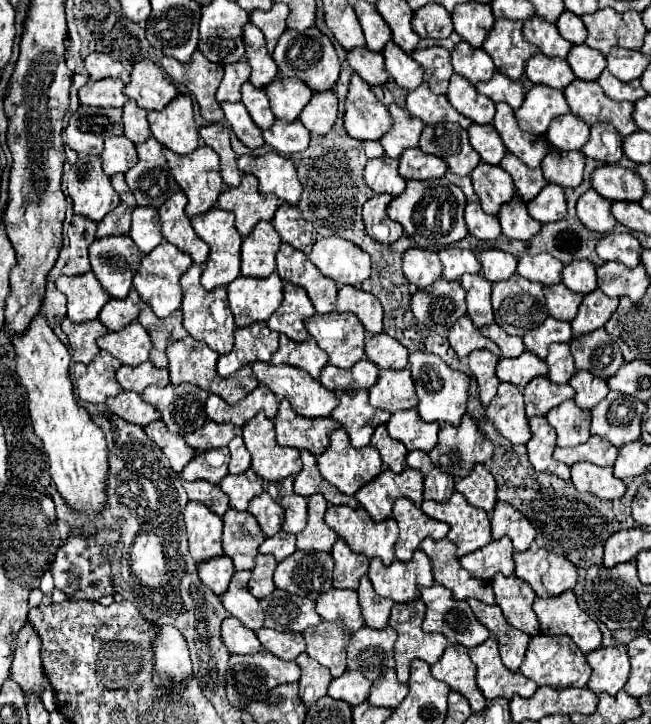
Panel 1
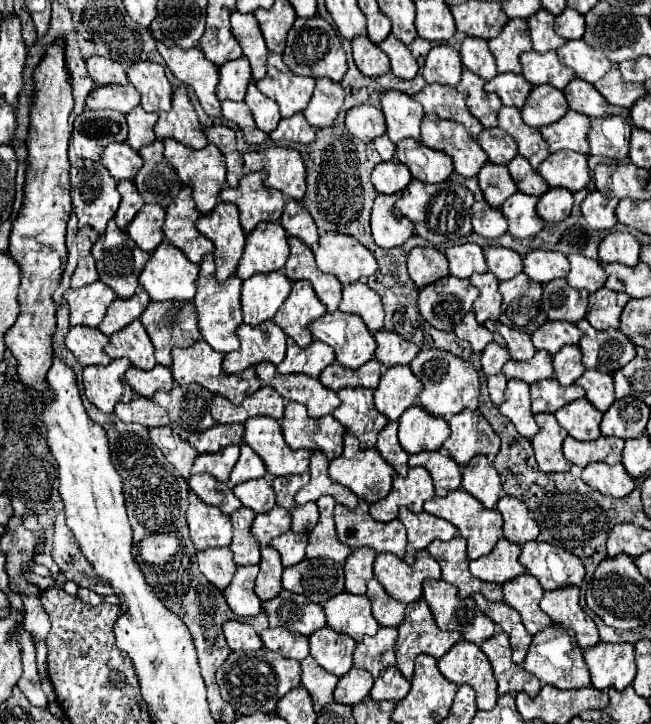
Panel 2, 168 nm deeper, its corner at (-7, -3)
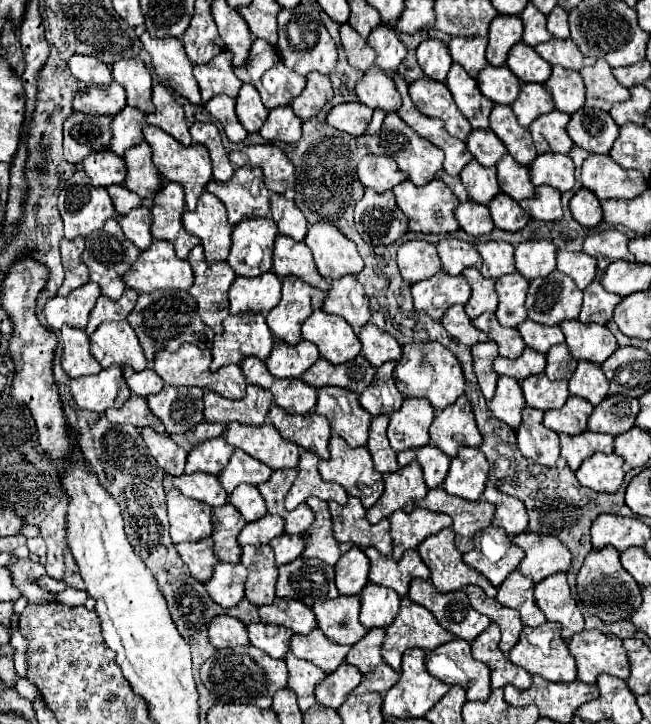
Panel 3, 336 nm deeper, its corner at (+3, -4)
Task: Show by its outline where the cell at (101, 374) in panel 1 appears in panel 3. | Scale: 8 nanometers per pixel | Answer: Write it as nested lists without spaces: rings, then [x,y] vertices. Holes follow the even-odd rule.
[[[109,366],[97,376],[81,376],[71,380],[71,394],[81,410],[105,412],[127,402],[131,390],[123,380],[121,366]]]

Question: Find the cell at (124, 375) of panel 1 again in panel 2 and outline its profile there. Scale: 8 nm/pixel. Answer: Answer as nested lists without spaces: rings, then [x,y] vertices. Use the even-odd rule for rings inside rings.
[[[155,365],[155,367],[149,369],[149,371],[131,367],[131,369],[127,369],[125,379],[127,379],[127,383],[131,385],[131,389],[133,389],[137,395],[143,395],[143,397],[149,397],[149,399],[153,397],[155,391],[159,391],[159,389],[169,391],[169,389],[173,387],[171,369],[167,369],[167,367],[163,367],[163,365]]]

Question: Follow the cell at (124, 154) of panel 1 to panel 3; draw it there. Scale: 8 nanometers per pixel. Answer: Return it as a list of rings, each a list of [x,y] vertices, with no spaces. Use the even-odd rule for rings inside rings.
[[[101,150],[95,154],[89,154],[83,160],[83,170],[93,182],[93,186],[111,186],[111,184],[123,184],[127,176],[127,168],[121,156],[113,154],[111,150]]]

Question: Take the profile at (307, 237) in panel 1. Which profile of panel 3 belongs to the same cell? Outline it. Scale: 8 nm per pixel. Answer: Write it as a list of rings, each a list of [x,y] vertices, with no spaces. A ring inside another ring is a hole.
[[[271,194],[271,214],[281,234],[301,242],[307,234],[307,220],[295,202],[281,194]]]

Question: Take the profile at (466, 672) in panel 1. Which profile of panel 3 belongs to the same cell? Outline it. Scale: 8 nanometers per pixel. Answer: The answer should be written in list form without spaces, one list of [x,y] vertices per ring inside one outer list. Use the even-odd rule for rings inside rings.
[[[451,640],[437,646],[425,658],[427,670],[445,684],[459,684],[467,692],[467,700],[487,700],[491,694],[489,666],[471,656],[467,640]]]

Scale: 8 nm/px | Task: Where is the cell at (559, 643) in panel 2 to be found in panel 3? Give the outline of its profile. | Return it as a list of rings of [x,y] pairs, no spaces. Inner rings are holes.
[[[545,622],[537,628],[525,626],[521,636],[519,636],[519,642],[507,654],[509,660],[513,664],[525,668],[529,674],[539,674],[549,682],[573,682],[573,680],[577,680],[575,658],[571,656],[567,644],[559,632],[561,632],[561,628],[557,626],[557,622]]]

